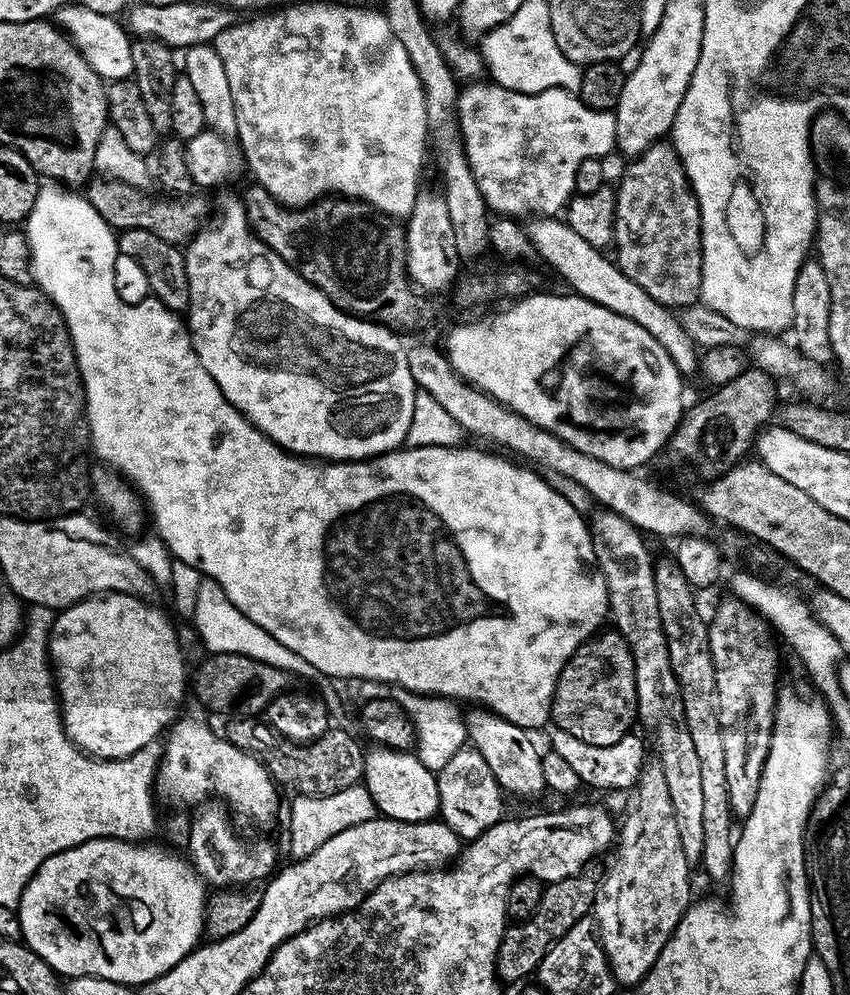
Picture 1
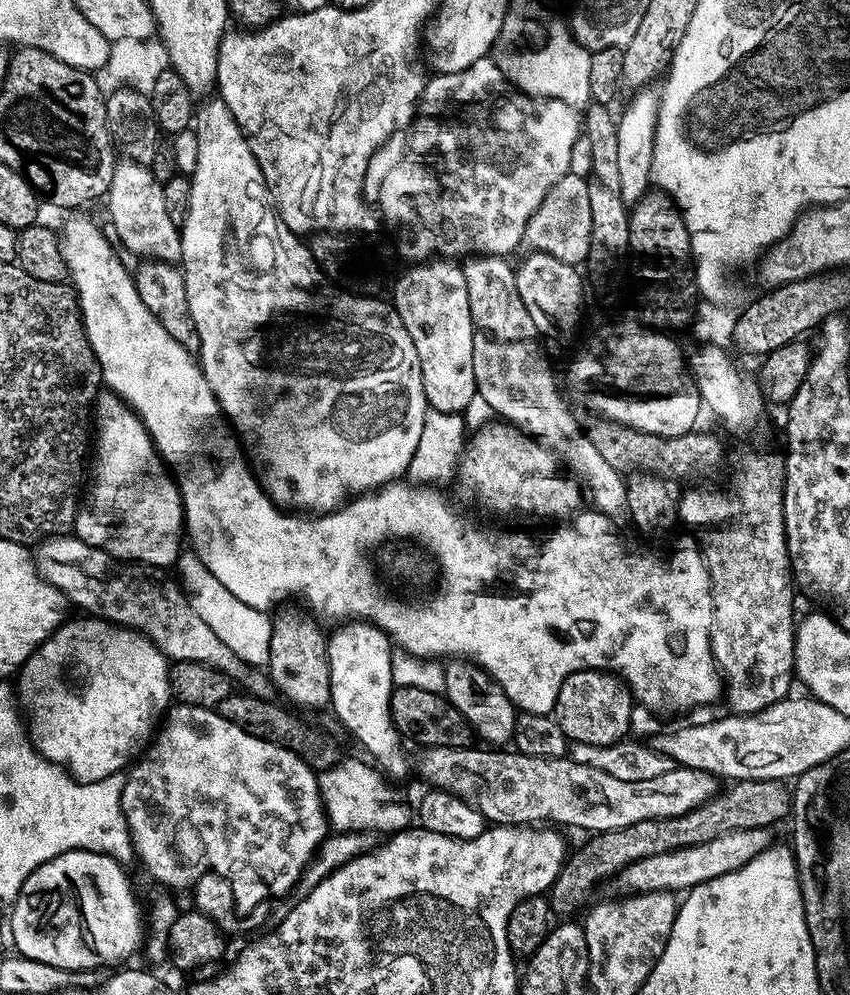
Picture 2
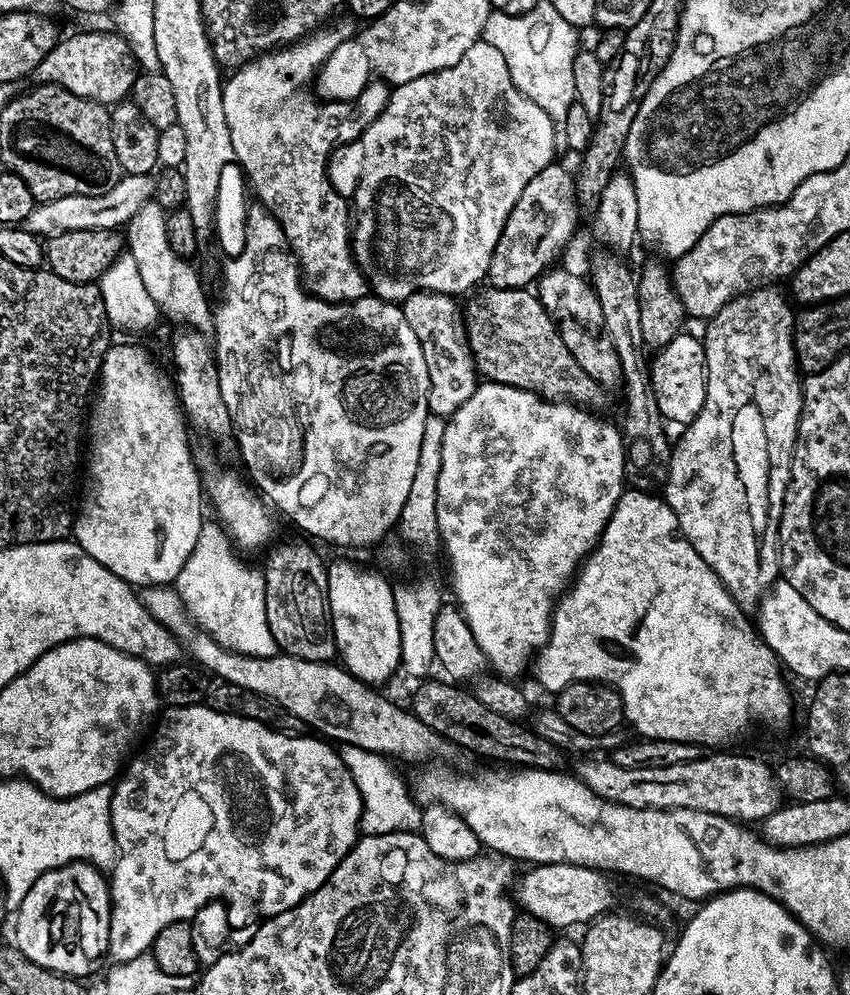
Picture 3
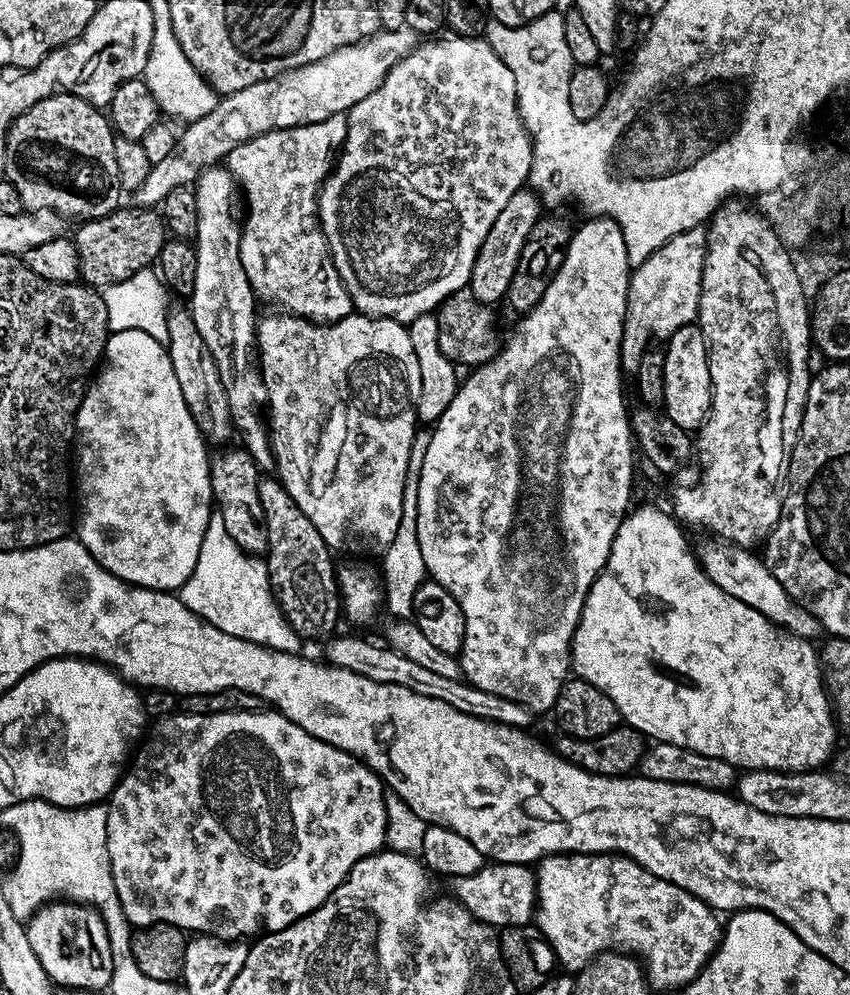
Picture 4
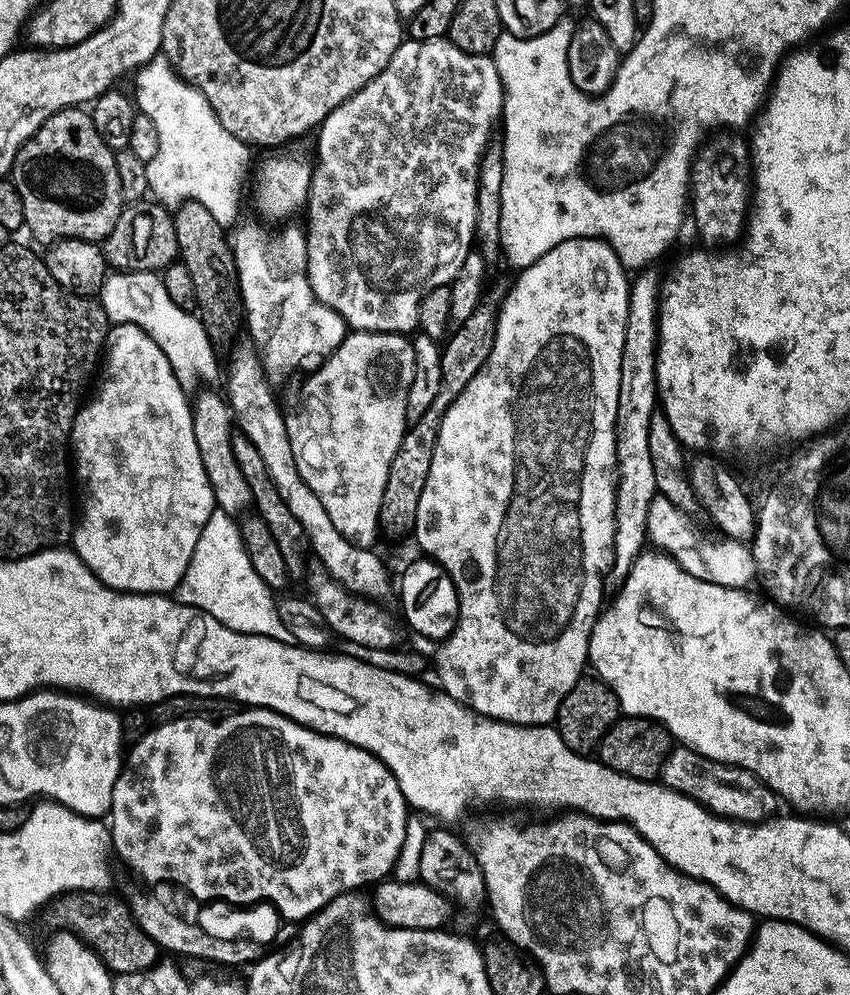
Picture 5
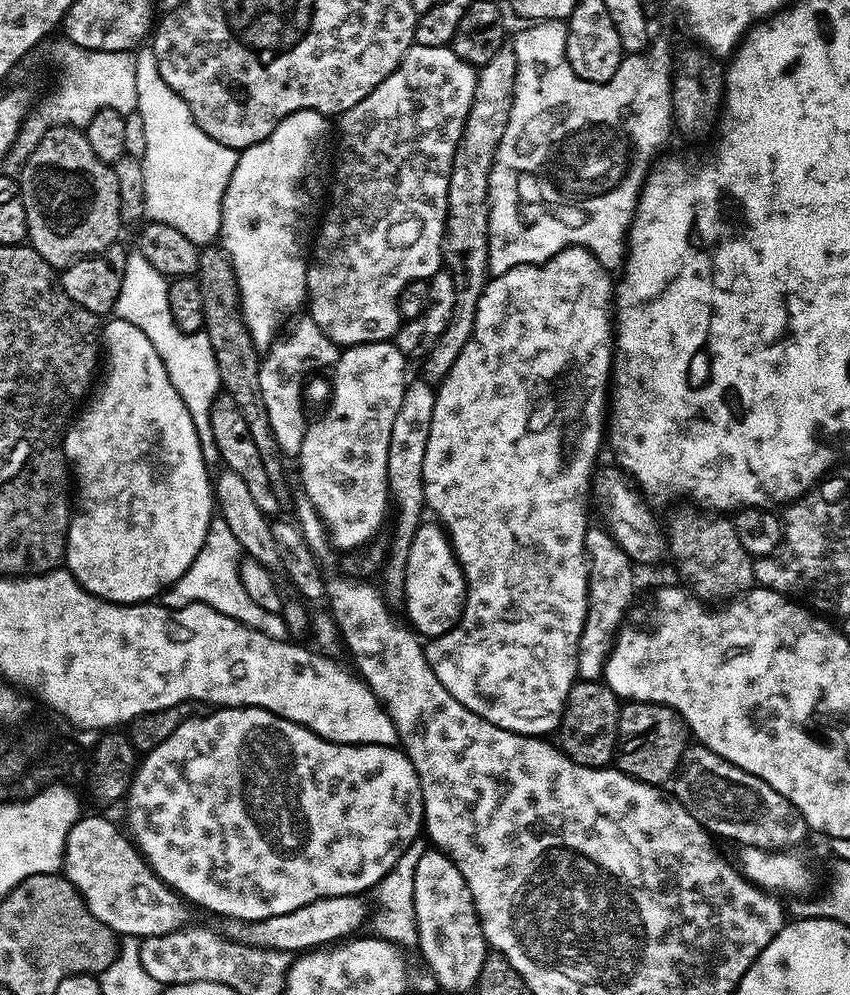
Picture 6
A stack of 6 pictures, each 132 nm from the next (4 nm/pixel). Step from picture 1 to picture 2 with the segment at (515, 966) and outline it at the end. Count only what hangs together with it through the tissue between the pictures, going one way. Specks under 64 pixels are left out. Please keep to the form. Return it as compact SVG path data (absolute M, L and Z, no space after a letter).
M738 780L724 787L721 787L715 796L684 814L634 822L634 826L602 832L588 838L573 856L571 853L565 859L560 873L547 893L553 917L575 917L572 915L589 903L588 895L607 876L615 877L623 868L630 866L630 862L638 862L642 858L650 858L654 854L686 846L698 846L730 830L768 828L775 820L780 820L783 816L785 819L792 811L792 794L789 785L783 780Z

